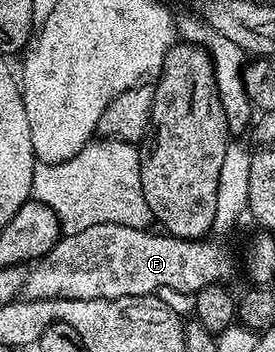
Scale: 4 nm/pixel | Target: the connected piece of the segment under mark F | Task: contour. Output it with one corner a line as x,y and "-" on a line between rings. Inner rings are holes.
106,223
75,235
62,234
56,245
27,273
22,294
32,300
116,300
164,290
195,295
206,286
225,283
234,270
233,256
218,242
171,238
165,232
153,234
152,231

